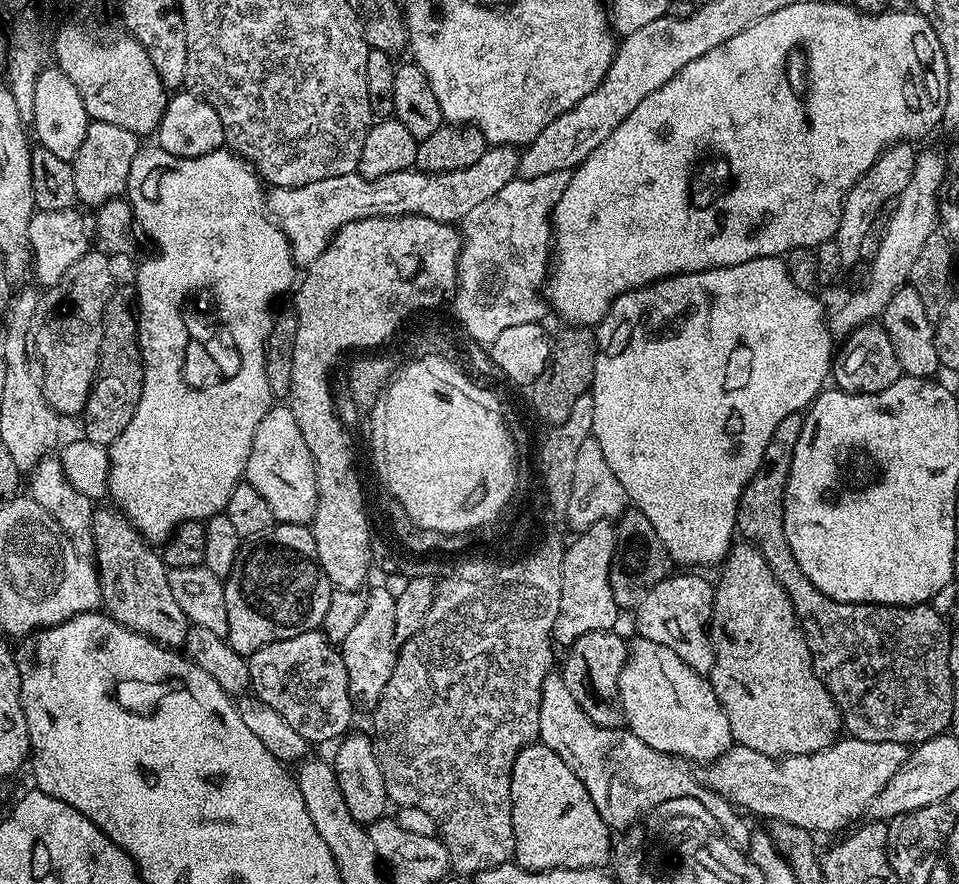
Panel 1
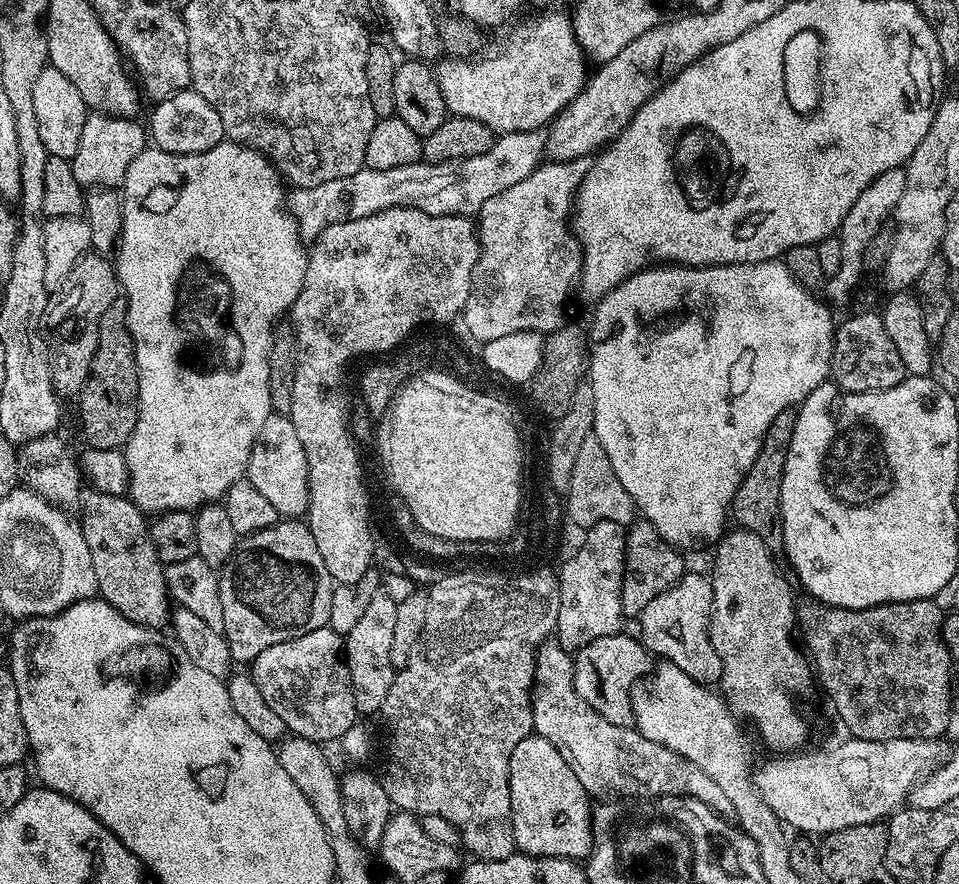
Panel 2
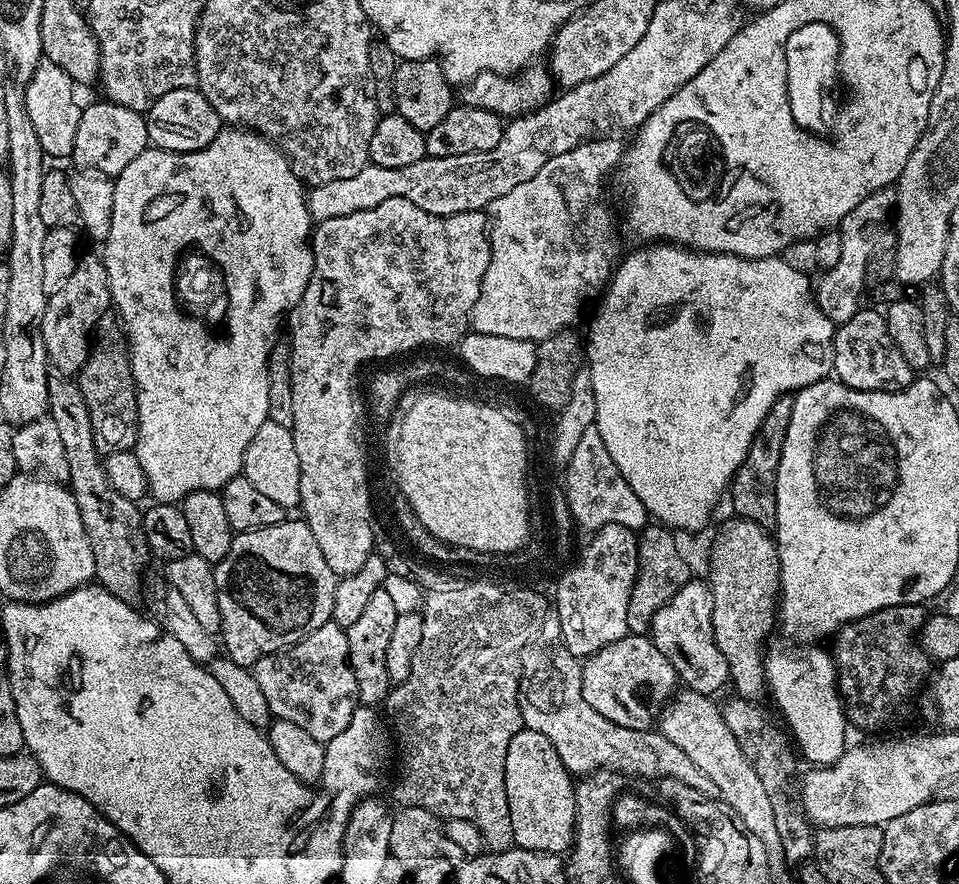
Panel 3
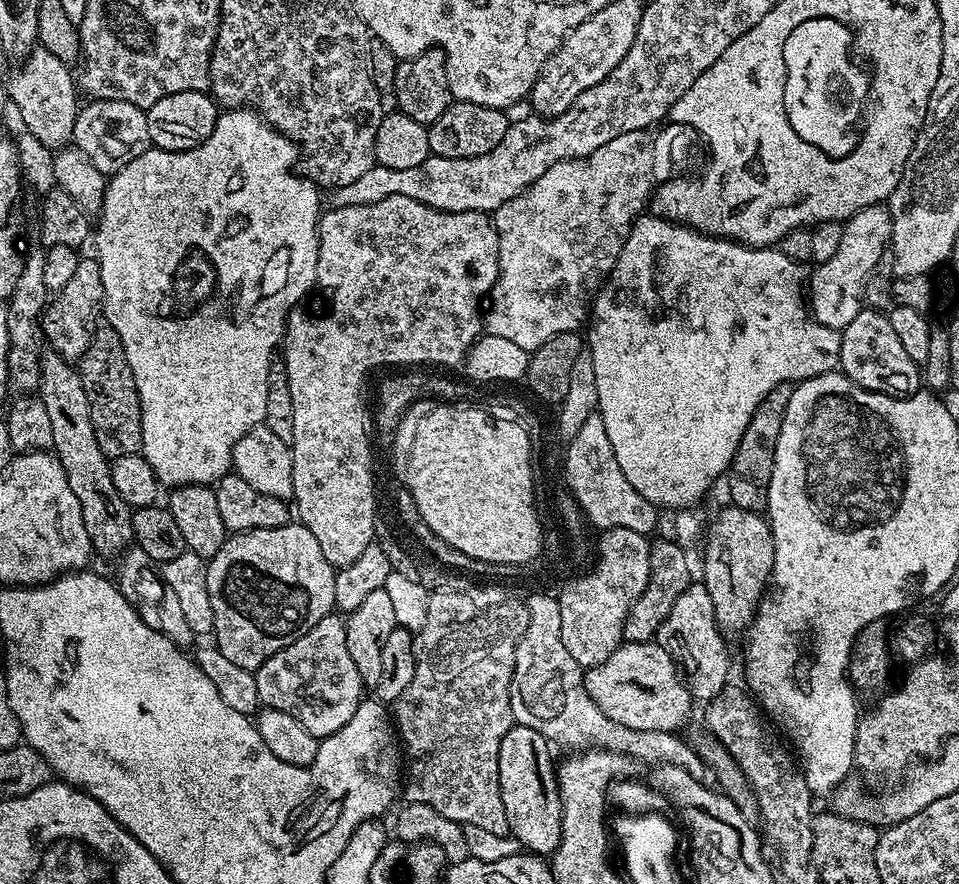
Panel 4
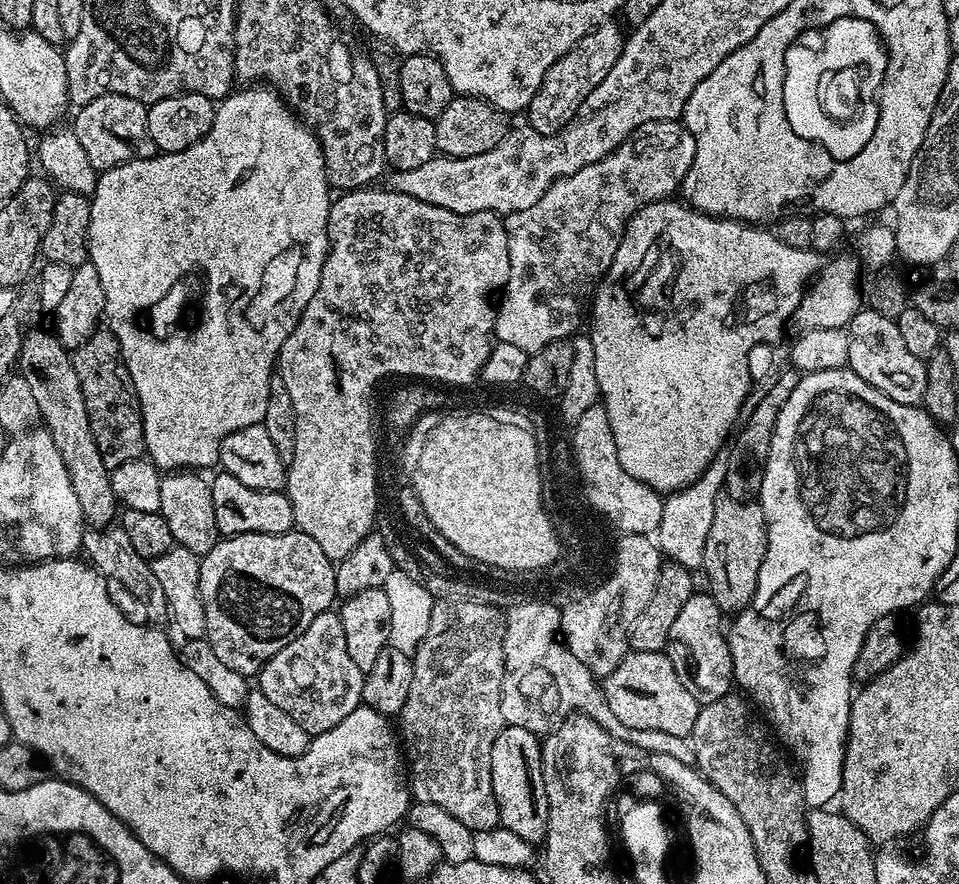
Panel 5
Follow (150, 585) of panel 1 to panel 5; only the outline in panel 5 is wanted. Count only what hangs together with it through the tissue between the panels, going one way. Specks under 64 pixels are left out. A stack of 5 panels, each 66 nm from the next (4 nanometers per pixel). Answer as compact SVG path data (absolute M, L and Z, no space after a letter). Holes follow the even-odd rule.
M29 331L22 342L18 364L26 382L30 382L34 398L38 398L43 427L52 433L54 444L62 454L62 462L66 462L66 474L70 474L70 486L74 486L74 494L78 494L85 521L92 526L111 525L118 516L112 474L106 462L102 462L102 454L98 454L94 434L90 434L86 398L82 398L82 382L78 382L69 349L62 346L55 331Z

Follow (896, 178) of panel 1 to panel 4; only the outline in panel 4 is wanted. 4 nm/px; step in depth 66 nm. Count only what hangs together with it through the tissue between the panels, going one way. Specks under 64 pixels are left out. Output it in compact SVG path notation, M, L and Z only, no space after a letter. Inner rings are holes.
M884 204L866 206L843 221L842 243L830 262L816 264L806 280L806 304L815 323L830 330L843 330L858 318L866 304L866 289L873 279L878 258L892 239L892 213Z

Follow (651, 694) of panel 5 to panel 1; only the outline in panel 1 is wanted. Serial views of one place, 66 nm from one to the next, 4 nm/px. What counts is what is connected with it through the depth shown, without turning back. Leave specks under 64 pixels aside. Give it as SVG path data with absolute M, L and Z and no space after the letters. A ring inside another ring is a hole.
M619 631L582 634L574 643L567 645L568 657L564 660L562 675L566 690L574 694L574 702L586 710L590 722L607 728L623 728L624 712L620 709L618 678L628 661L628 644L619 636Z

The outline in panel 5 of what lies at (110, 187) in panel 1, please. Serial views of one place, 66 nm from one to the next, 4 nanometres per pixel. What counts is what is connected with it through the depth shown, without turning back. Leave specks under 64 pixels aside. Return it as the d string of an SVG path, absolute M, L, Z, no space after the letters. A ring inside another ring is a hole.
M122 94L99 96L75 113L74 127L78 134L78 142L82 142L82 150L86 150L86 158L97 170L117 168L137 159L141 154L153 151L152 139L148 137L148 108L134 98L126 98Z

